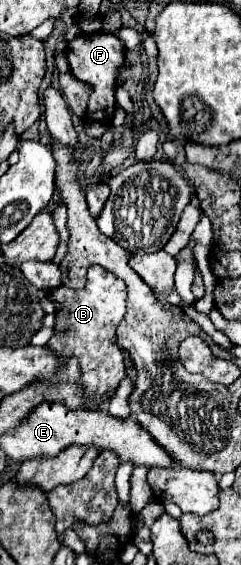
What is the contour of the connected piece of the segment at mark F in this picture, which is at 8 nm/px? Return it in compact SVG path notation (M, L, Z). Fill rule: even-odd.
M85 33L79 39L71 41L67 47L67 59L71 73L91 85L89 105L87 105L87 119L89 121L103 121L109 123L115 111L115 87L121 67L125 65L125 45L113 33Z

